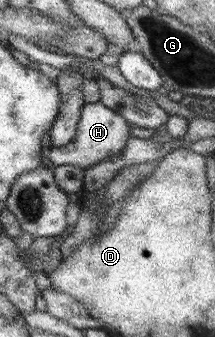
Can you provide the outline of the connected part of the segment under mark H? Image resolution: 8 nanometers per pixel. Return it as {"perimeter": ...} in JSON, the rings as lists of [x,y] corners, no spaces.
{"perimeter":[[[101,102],[84,103],[81,108],[80,117],[77,122],[74,138],[58,150],[51,147],[39,149],[39,161],[43,163],[48,159],[51,165],[73,165],[75,167],[89,168],[103,158],[108,158],[113,153],[119,153],[125,147],[125,141],[131,137],[129,126],[125,119],[107,109]]]}

